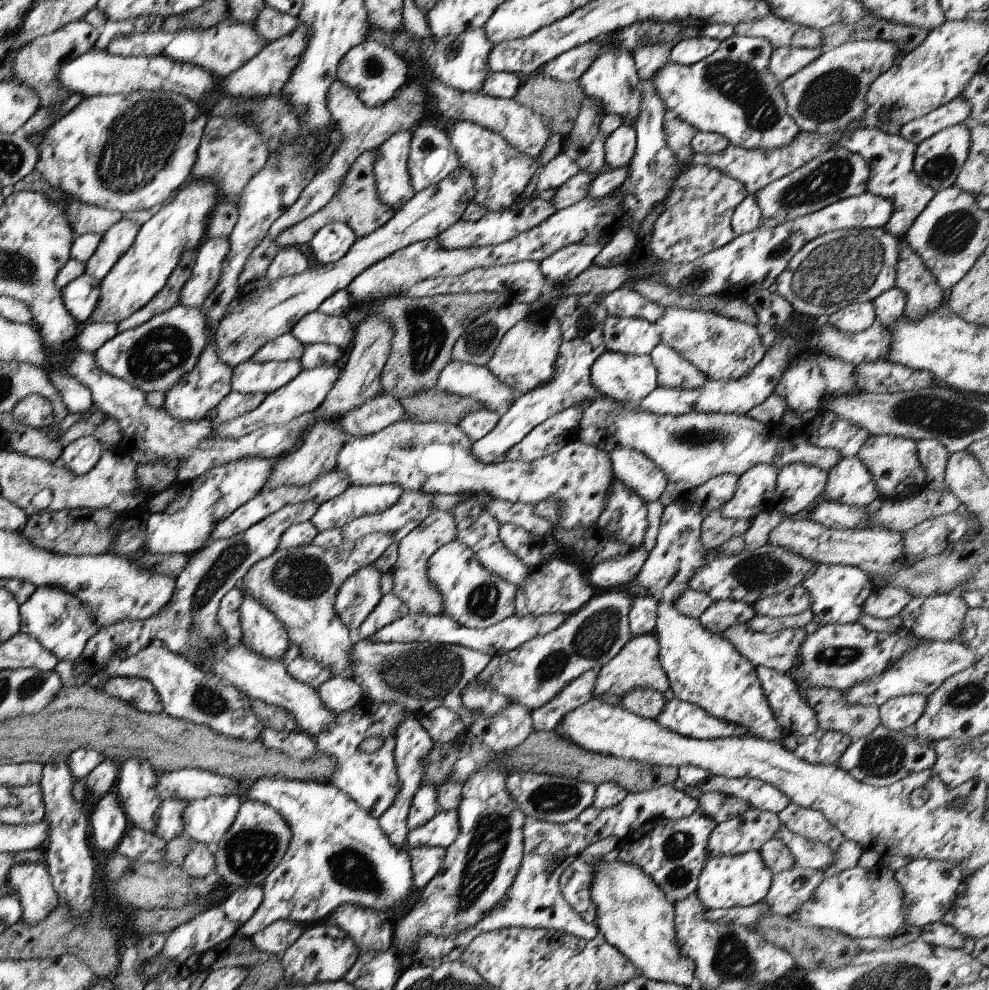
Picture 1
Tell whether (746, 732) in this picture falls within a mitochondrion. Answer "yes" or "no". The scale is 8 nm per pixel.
no

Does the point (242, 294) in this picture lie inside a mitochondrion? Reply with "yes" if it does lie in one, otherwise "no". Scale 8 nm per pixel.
no

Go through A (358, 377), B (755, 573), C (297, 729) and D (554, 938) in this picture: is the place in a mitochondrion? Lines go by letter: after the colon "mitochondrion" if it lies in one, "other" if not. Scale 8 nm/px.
A: other
B: mitochondrion
C: other
D: other

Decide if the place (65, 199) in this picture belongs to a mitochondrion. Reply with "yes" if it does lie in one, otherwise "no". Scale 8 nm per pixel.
no

